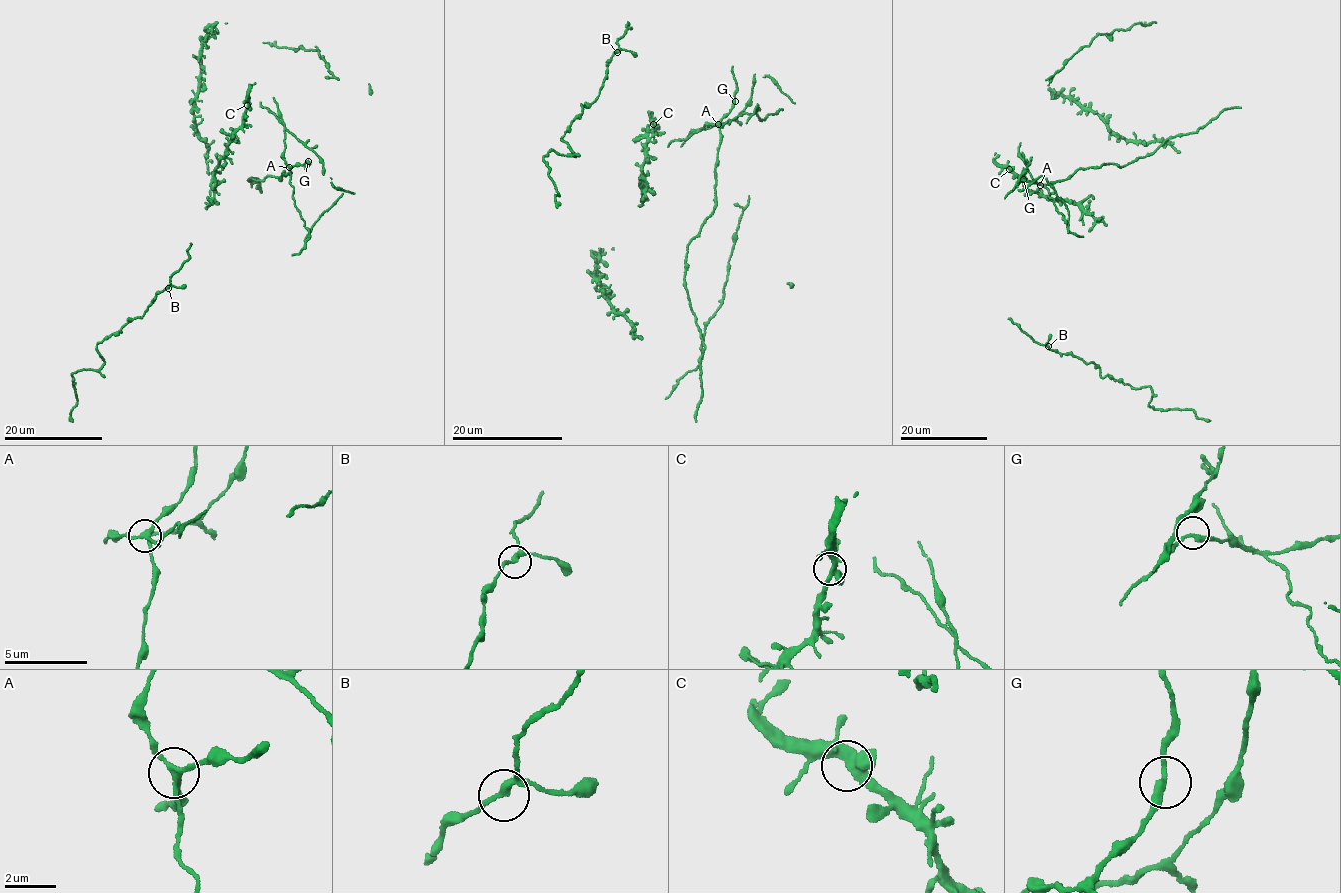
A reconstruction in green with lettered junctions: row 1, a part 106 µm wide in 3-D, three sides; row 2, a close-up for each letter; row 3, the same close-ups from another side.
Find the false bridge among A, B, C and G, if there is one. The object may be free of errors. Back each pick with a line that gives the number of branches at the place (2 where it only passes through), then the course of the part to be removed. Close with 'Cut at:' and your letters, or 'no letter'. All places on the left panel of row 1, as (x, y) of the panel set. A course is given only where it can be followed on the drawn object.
A: 4 branches meet; foreign part runs (289, 167), (284, 156), (286, 130), (316, 154), (323, 174), (330, 177), (334, 187), (354, 194)
Cut at: A

